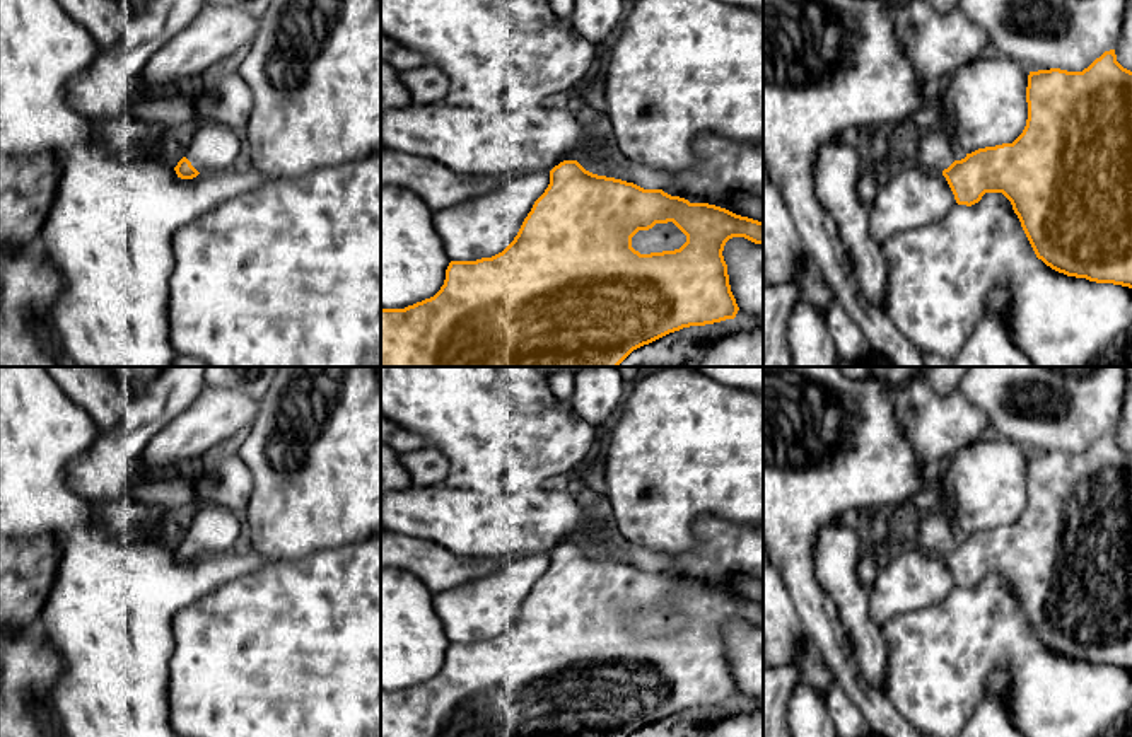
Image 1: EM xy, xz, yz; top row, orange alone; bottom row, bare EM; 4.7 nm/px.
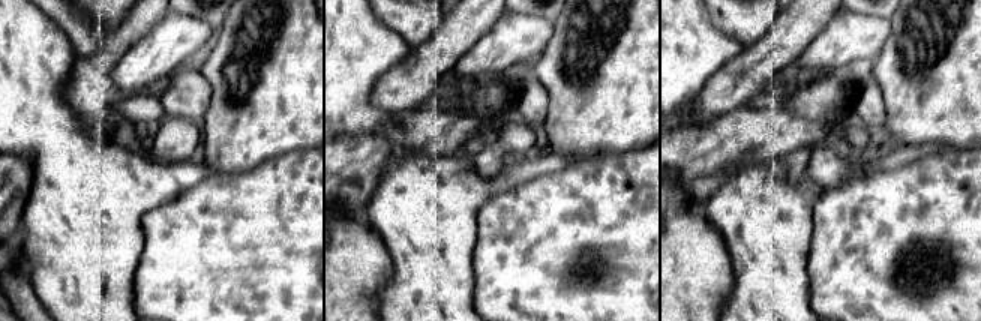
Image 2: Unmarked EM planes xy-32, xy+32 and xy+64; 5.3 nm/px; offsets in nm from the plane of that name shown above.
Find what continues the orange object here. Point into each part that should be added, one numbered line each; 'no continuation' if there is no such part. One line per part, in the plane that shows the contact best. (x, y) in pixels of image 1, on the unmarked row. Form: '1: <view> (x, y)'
1: xy (214, 529)

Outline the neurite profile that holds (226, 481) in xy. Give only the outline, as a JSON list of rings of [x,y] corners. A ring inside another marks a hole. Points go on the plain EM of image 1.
[[[234,445],[224,447],[203,462],[196,483],[198,505],[222,507],[239,519],[244,517],[254,479]]]

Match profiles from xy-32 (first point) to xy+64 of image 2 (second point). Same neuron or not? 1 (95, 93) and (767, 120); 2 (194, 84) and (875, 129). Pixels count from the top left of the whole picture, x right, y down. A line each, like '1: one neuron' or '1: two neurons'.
1: two neurons
2: one neuron

